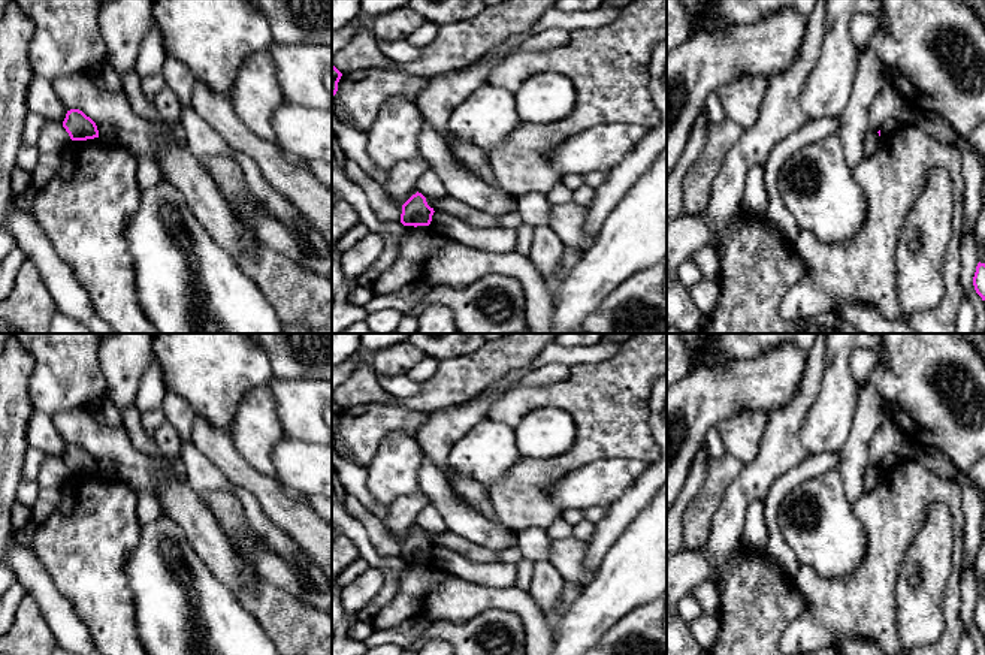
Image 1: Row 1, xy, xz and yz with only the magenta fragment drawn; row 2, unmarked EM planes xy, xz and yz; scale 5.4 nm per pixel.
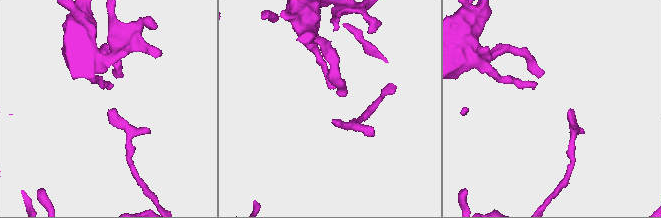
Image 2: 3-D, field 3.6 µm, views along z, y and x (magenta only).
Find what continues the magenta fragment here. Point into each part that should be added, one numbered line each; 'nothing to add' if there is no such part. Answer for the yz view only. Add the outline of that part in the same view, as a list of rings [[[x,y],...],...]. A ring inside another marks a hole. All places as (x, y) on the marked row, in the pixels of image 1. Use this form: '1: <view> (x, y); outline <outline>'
nothing to add

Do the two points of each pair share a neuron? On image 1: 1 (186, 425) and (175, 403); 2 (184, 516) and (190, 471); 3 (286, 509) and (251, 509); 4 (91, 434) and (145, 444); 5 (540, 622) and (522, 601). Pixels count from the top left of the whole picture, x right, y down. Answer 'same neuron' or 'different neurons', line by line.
1: same neuron
2: different neurons
3: different neurons
4: different neurons
5: same neuron

